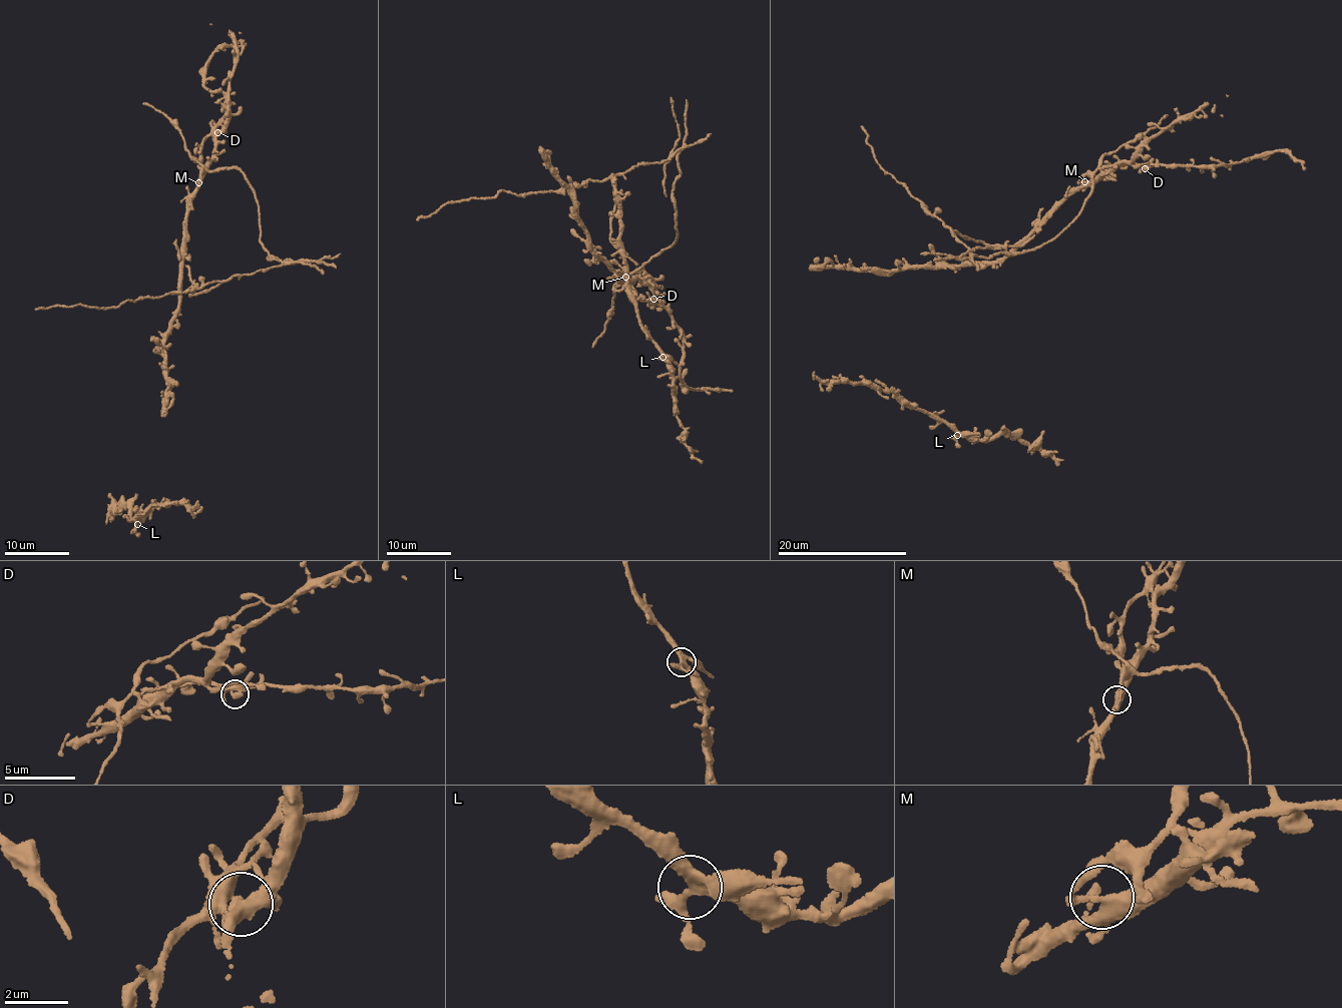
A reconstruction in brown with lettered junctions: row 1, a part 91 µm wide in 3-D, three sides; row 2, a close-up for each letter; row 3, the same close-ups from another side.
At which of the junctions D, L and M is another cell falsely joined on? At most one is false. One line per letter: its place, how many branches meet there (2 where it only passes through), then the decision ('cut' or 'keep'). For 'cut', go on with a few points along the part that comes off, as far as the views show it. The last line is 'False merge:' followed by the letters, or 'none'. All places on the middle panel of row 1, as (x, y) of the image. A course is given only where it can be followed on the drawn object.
D: (653, 299) | 4 | keep
L: (662, 357) | 4 | keep
M: (625, 277) | 4 | cut | (625, 277), (622, 272), (634, 273), (678, 237), (675, 154), (598, 181), (443, 204), (417, 220)
False merge: M

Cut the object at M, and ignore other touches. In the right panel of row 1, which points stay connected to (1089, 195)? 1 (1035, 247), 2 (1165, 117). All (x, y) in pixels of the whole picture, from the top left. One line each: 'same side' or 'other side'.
1: same side
2: same side

